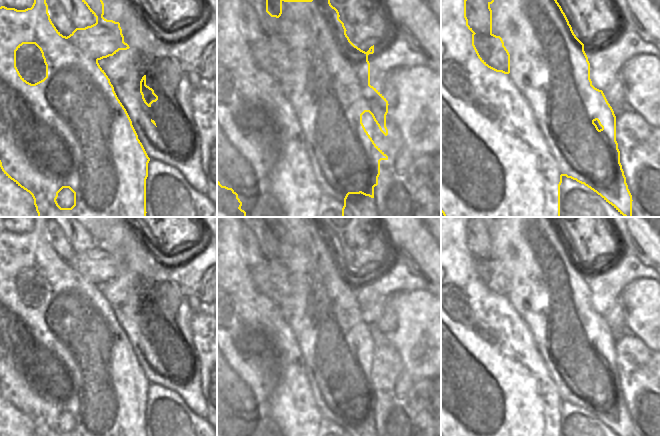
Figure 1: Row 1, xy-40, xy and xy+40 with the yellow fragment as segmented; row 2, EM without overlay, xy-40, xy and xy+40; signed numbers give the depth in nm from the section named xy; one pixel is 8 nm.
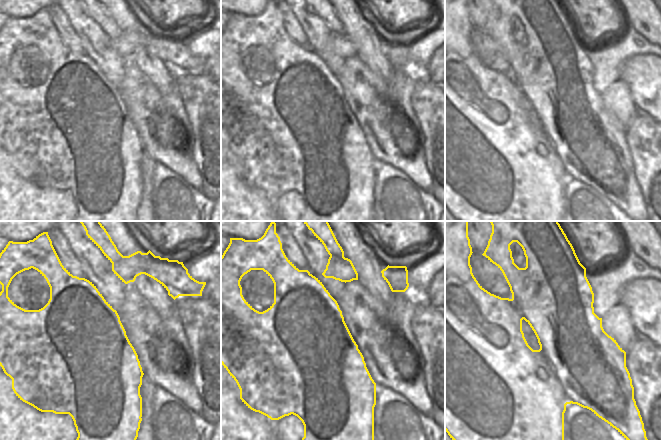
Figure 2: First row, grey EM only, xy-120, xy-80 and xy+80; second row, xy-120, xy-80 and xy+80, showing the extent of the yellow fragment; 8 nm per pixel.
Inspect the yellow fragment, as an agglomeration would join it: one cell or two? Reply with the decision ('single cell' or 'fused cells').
fused cells

